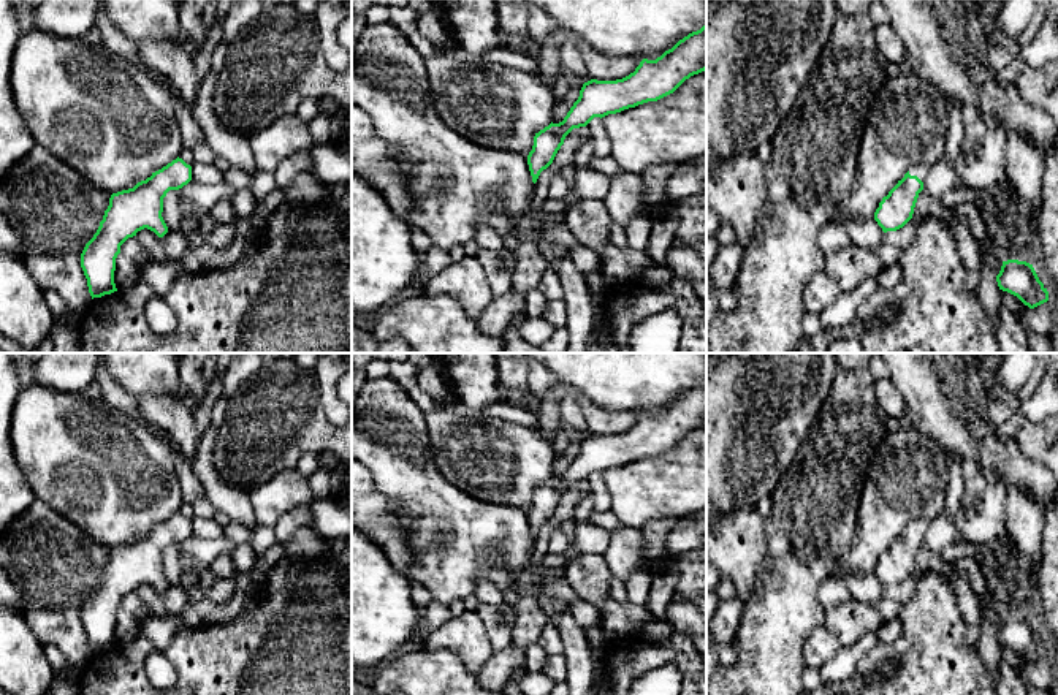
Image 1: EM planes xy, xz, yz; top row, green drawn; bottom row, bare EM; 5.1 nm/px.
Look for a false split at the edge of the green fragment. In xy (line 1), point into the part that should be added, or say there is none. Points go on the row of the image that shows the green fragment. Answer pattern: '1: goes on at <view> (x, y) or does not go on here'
1: does not go on here

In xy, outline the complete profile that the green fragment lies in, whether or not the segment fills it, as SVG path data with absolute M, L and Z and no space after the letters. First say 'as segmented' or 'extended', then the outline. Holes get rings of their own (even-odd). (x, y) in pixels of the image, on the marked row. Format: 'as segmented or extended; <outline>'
as segmented; M177 157L133 188L111 195L97 233L81 253L81 268L92 299L117 291L114 283L116 258L128 237L144 228L158 237L168 233L162 217L163 198L169 190L179 190L190 180L192 166Z

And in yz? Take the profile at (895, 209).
extended; M914 165L889 195L882 198L874 212L874 220L884 233L900 230L912 218L919 193L923 190L928 173L928 165Z

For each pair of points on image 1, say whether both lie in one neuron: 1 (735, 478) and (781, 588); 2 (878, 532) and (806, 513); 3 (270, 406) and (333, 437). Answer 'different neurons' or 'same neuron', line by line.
1: different neurons
2: different neurons
3: same neuron

